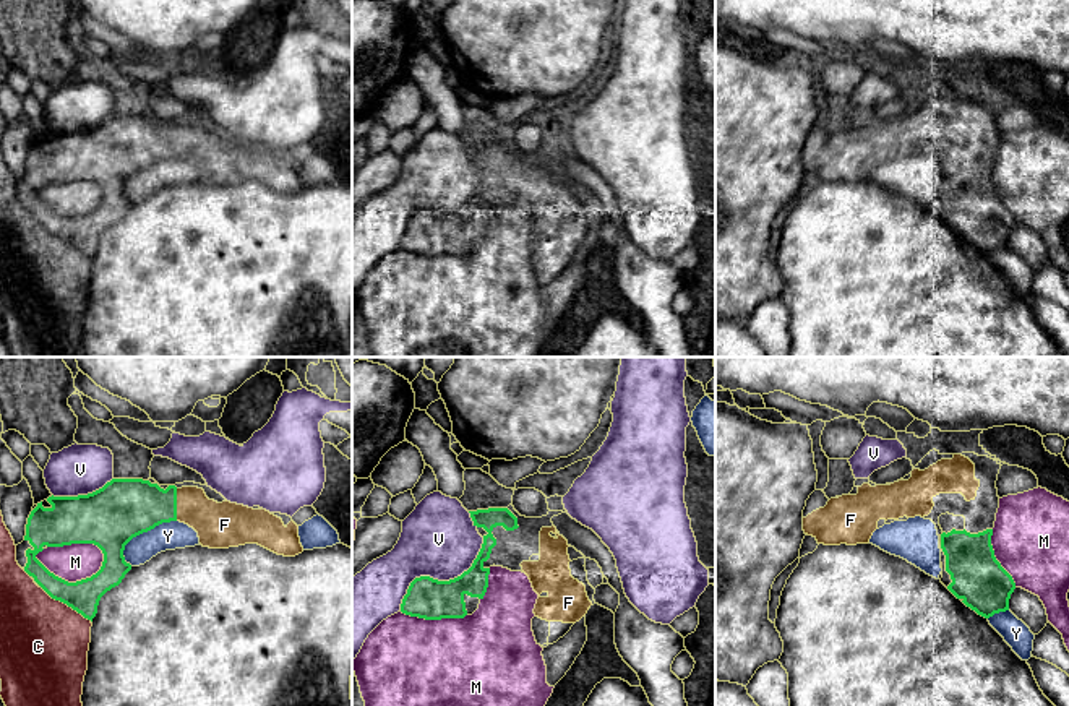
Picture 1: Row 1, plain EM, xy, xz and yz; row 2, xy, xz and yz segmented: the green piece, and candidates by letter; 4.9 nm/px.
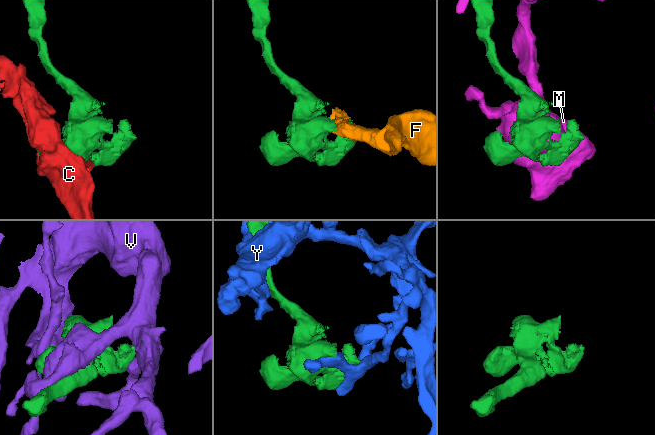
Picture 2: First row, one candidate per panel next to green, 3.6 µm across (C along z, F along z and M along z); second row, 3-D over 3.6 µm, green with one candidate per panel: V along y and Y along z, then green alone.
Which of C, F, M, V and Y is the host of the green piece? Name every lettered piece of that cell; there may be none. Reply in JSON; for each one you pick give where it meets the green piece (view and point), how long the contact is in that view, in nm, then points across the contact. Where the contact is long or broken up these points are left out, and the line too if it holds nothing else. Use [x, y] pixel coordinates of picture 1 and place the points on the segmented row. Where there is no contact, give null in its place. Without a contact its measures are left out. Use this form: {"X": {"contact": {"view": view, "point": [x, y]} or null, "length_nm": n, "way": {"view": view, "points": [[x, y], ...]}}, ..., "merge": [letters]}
{"F": {"contact": {"view": "xy", "point": [176, 505]}, "length_nm": 160}, "merge": ["F"]}

